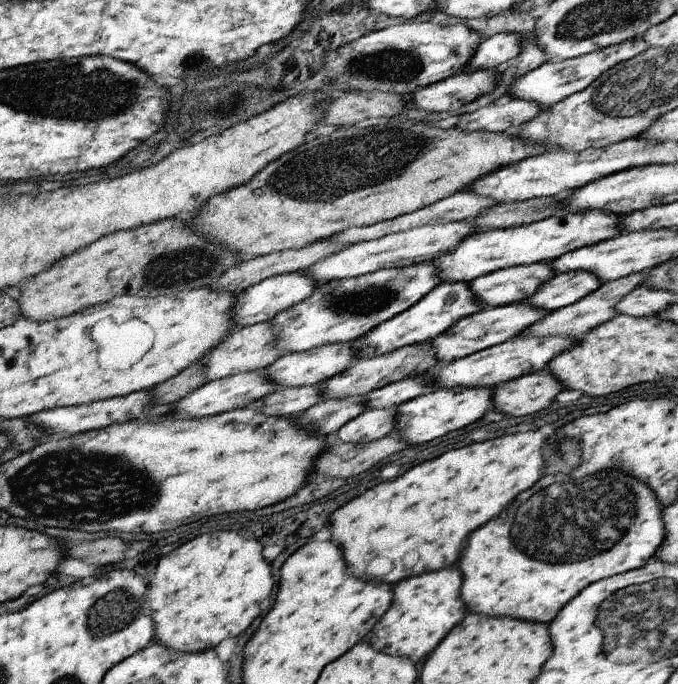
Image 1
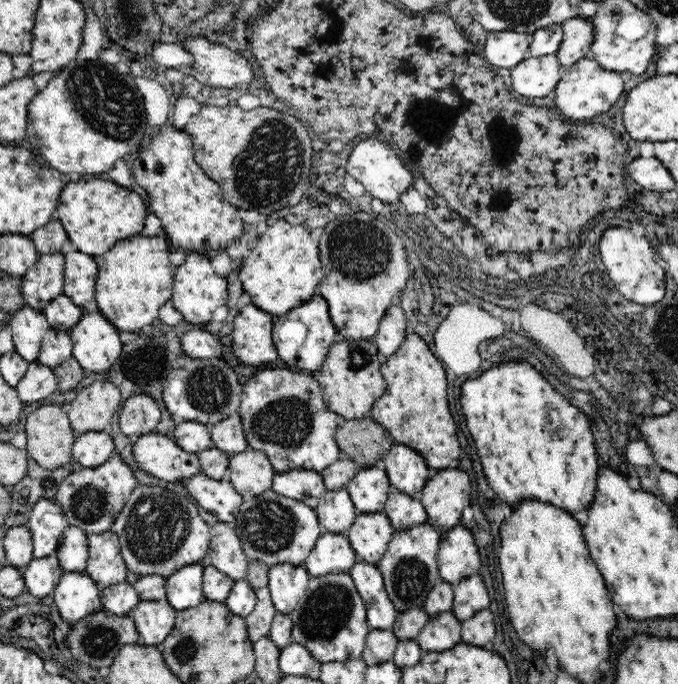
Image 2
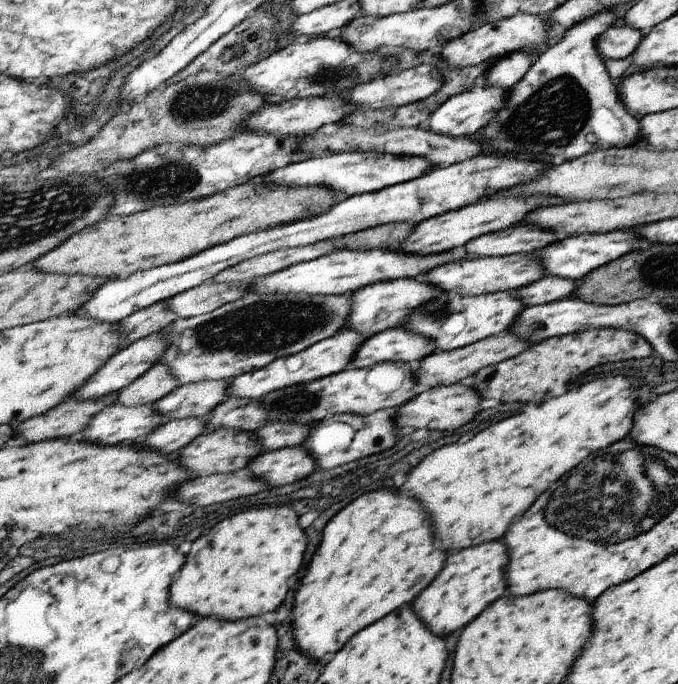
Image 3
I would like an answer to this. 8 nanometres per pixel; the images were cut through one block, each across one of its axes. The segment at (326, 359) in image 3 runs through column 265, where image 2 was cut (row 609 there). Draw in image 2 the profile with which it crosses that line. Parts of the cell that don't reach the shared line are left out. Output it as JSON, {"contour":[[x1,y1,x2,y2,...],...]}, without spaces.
{"contour":[[358,561,348,574,366,607,370,630,391,630,398,612,387,597,377,565]]}

